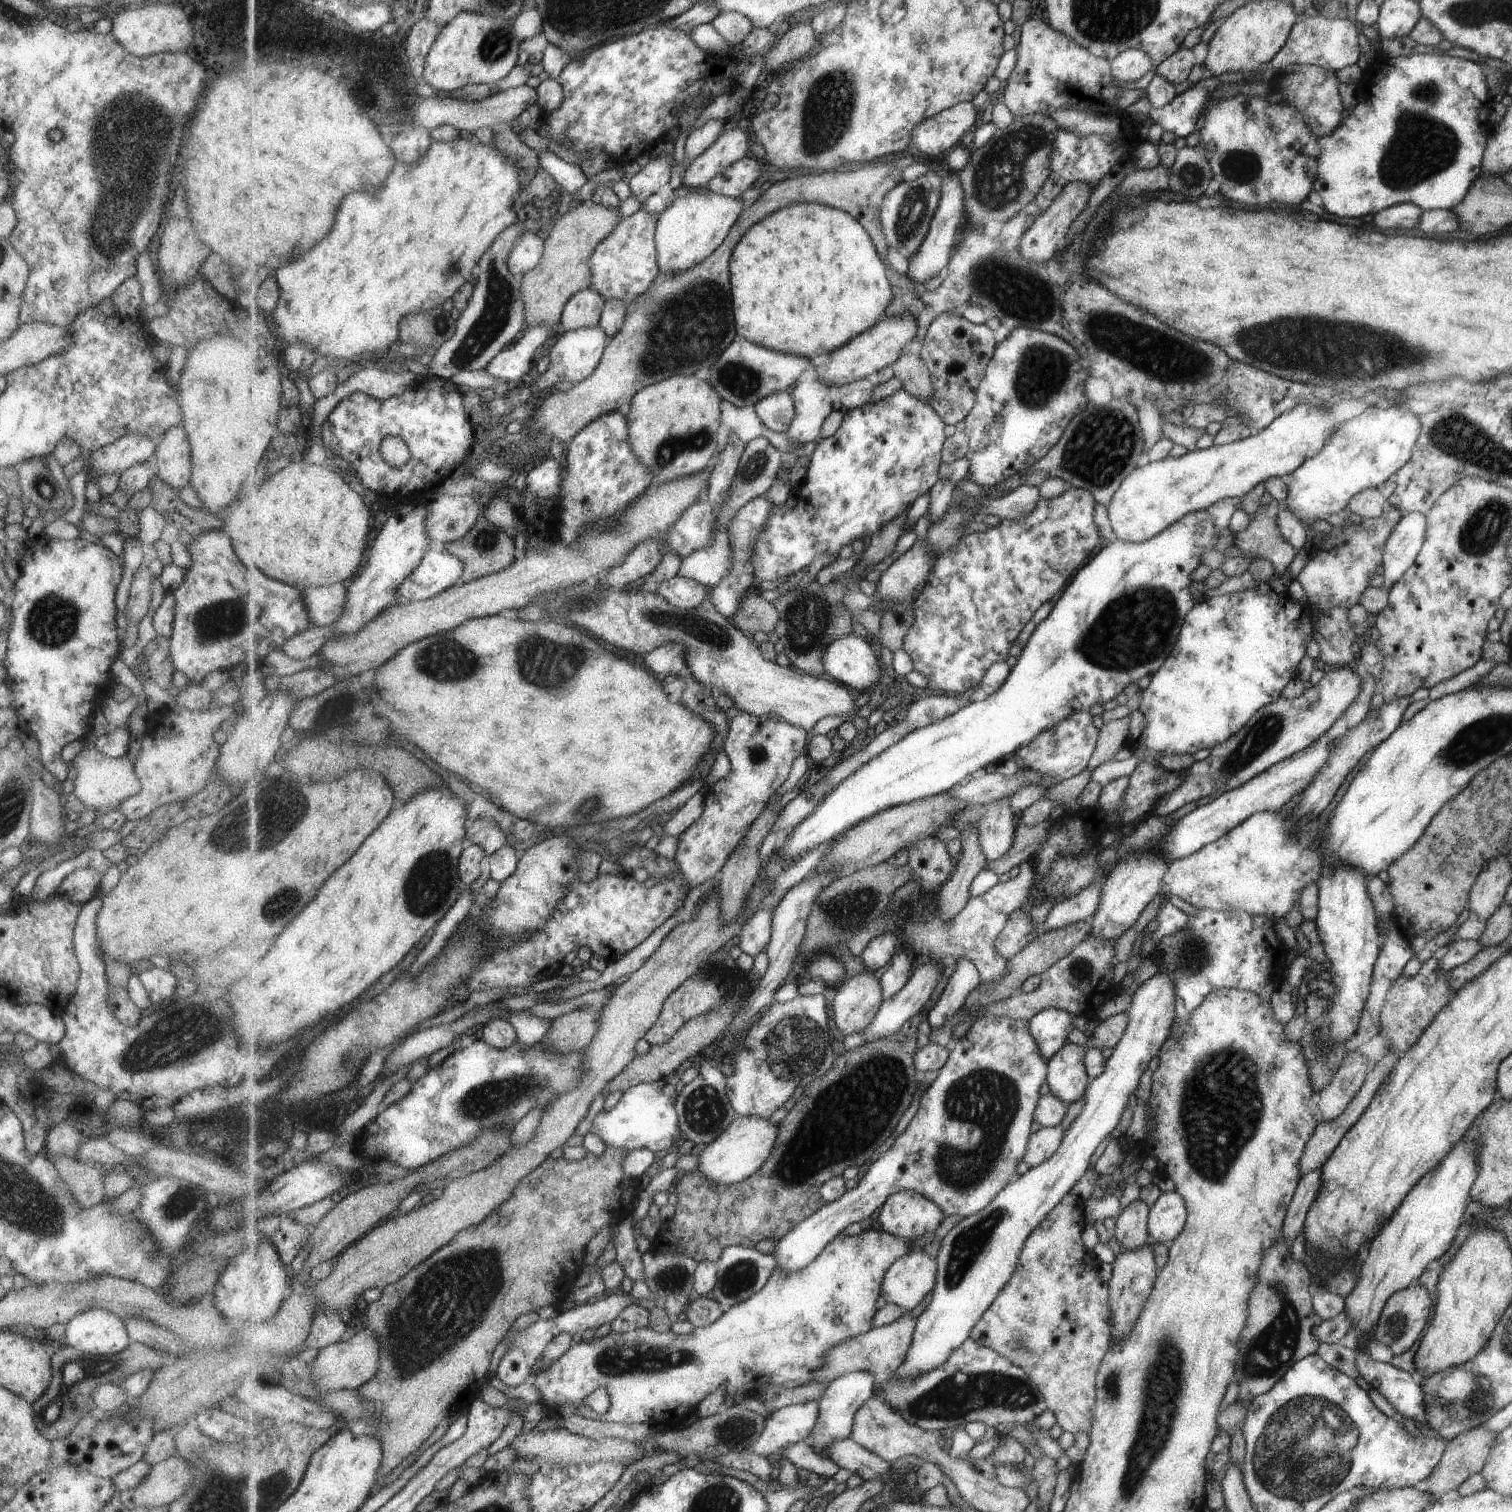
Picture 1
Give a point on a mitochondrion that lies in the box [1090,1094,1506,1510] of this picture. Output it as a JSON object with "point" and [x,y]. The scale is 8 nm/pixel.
{"point":[1307,1446]}

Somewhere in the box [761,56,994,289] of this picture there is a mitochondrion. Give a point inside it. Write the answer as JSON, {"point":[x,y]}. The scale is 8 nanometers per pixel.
{"point":[830,100]}

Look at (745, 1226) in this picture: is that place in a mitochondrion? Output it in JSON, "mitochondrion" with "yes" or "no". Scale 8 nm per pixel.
{"mitochondrion":"no"}

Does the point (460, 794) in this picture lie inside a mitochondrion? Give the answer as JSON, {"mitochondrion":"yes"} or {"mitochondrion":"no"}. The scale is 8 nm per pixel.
{"mitochondrion":"no"}

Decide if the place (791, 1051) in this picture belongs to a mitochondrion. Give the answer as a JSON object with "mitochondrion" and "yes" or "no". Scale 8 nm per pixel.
{"mitochondrion":"yes"}

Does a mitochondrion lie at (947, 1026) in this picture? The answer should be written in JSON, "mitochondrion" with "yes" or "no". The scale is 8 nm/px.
{"mitochondrion":"no"}

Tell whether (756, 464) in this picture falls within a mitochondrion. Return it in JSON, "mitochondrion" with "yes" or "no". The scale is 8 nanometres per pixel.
{"mitochondrion":"yes"}

